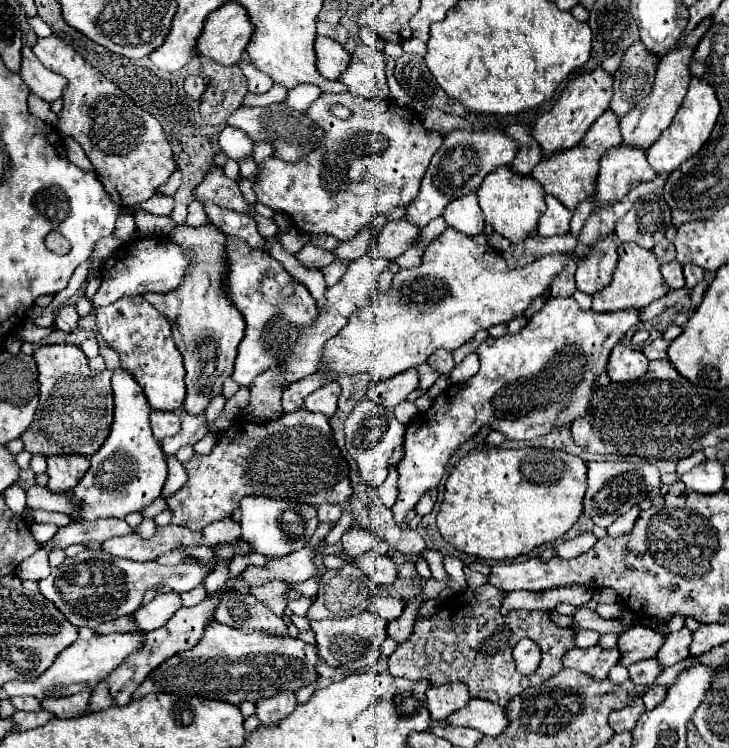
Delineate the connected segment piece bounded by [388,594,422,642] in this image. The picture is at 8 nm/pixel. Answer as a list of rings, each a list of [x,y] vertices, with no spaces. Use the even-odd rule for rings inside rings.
[[[416,594],[414,598],[410,598],[406,602],[402,616],[398,616],[392,622],[388,622],[388,636],[390,638],[394,638],[396,642],[404,642],[404,640],[410,638],[412,626],[416,622],[416,614],[420,610],[420,604],[422,604],[422,594]]]

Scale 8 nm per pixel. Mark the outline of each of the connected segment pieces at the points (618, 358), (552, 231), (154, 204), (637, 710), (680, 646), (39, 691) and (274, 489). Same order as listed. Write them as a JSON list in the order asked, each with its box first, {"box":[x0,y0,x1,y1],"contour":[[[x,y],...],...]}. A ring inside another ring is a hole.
[{"box":[608,344,648,382],"contour":[[[618,344],[612,350],[612,358],[608,360],[608,376],[612,382],[628,382],[640,378],[648,370],[648,358],[638,348],[628,348]]]},{"box":[538,194,572,236],"contour":[[[550,194],[546,196],[546,204],[548,204],[548,210],[538,222],[538,236],[568,234],[572,212],[564,204],[560,204],[556,198],[552,198]]]},{"box":[140,192,174,214],"contour":[[[154,192],[154,196],[150,196],[146,202],[142,202],[140,208],[144,208],[150,214],[170,214],[174,208],[174,198]]]},{"box":[608,696,644,732],"contour":[[[636,696],[626,708],[614,710],[614,712],[610,714],[608,724],[610,724],[610,728],[612,728],[614,732],[626,732],[626,730],[632,732],[642,712],[644,712],[644,702],[642,702],[640,696]]]},{"box":[658,626,692,668],"contour":[[[684,626],[680,632],[668,634],[664,646],[658,652],[660,664],[666,668],[690,658],[690,650],[688,650],[690,642],[692,642],[692,630],[688,626]]]},{"box":[2,632,144,700],"contour":[[[136,632],[136,634],[96,634],[94,638],[90,638],[88,642],[84,640],[76,640],[72,646],[68,646],[68,650],[64,650],[64,654],[60,654],[60,658],[56,658],[56,662],[34,682],[8,682],[2,688],[6,690],[6,694],[12,696],[34,696],[38,700],[44,698],[64,698],[64,696],[72,696],[78,694],[84,688],[94,688],[98,682],[102,682],[112,670],[116,670],[130,654],[138,652],[140,646],[144,646],[144,634]]]},{"box":[168,408,352,530],"contour":[[[306,408],[282,414],[278,420],[270,422],[240,420],[232,424],[232,427],[218,436],[212,452],[206,456],[194,454],[192,460],[186,462],[186,470],[188,470],[188,482],[180,492],[168,498],[168,508],[174,514],[172,524],[180,524],[190,530],[202,530],[212,522],[234,518],[240,508],[240,500],[244,496],[268,496],[274,500],[278,498],[318,506],[324,502],[344,504],[352,494],[348,466],[334,442],[328,418],[324,414],[308,412]]]}]

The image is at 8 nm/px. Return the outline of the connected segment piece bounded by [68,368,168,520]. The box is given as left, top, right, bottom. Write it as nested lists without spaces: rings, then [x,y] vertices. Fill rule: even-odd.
[[[118,368],[112,376],[112,390],[114,422],[110,434],[100,450],[92,454],[90,470],[68,492],[72,504],[84,502],[82,508],[76,510],[80,520],[126,518],[132,512],[142,512],[162,494],[164,482],[168,478],[166,456],[150,430],[150,406],[144,392],[136,384],[136,380],[122,368]]]

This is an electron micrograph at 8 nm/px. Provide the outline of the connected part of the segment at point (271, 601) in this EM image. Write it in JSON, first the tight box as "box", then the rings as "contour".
{"box":[250,580,288,616],"contour":[[[270,580],[266,584],[260,584],[260,586],[254,586],[250,588],[250,592],[260,598],[260,602],[266,602],[276,616],[282,616],[284,610],[286,610],[286,600],[282,598],[284,592],[288,592],[288,586],[284,582],[276,582],[276,580]]]}

